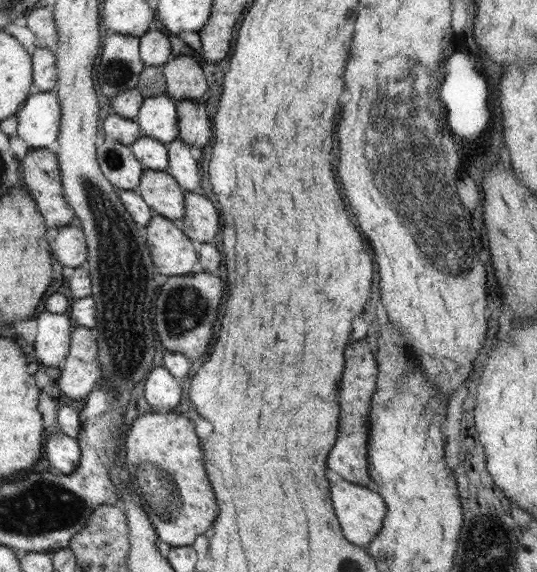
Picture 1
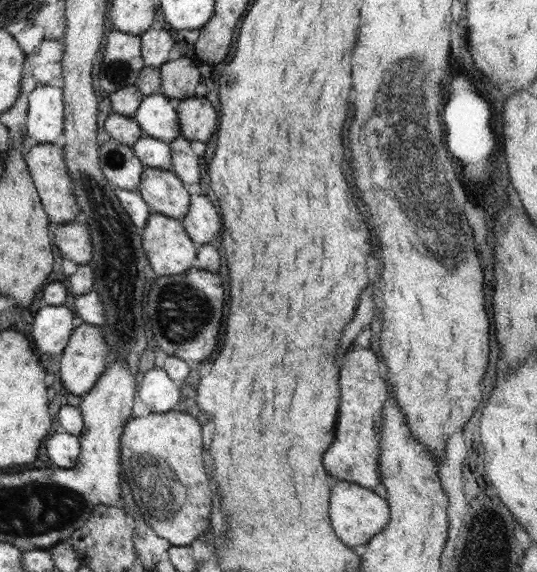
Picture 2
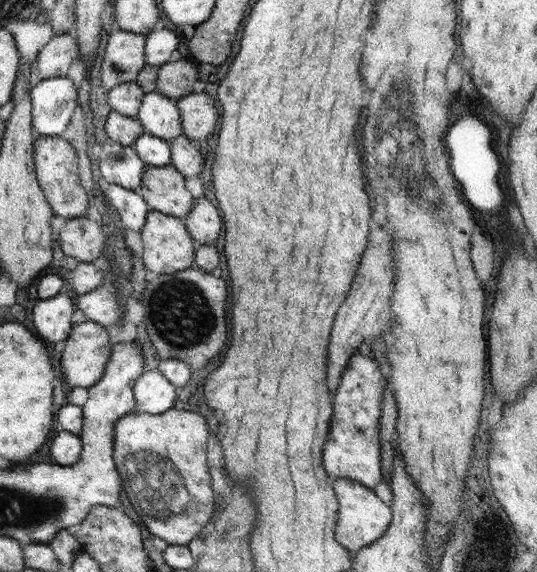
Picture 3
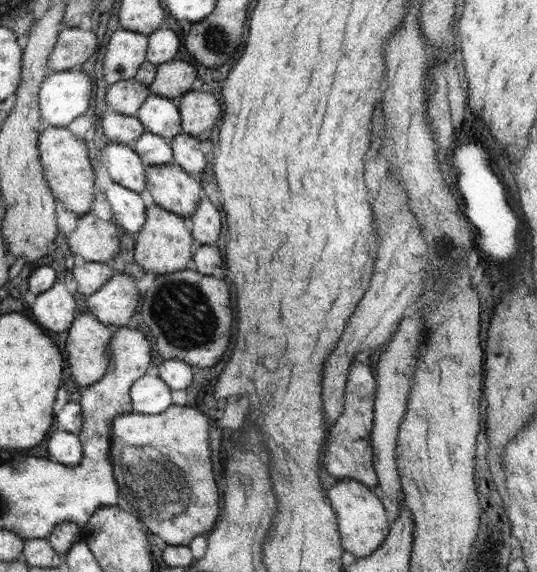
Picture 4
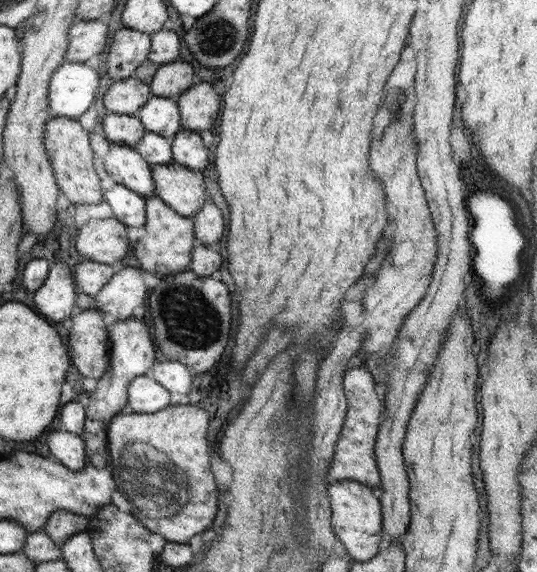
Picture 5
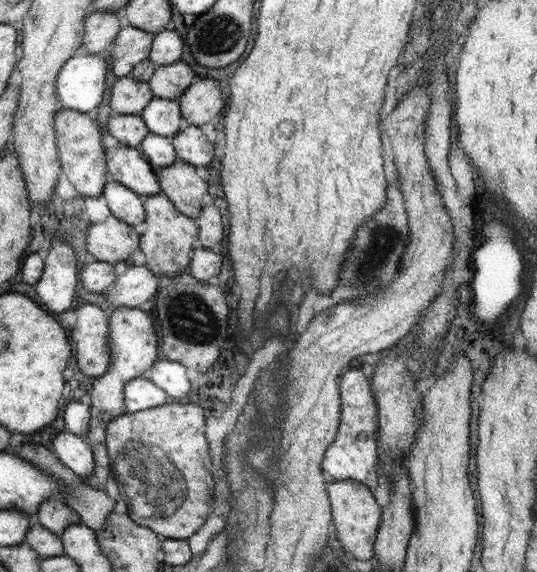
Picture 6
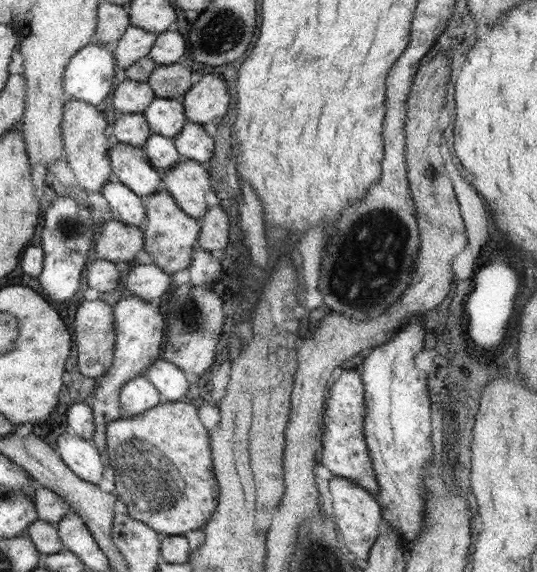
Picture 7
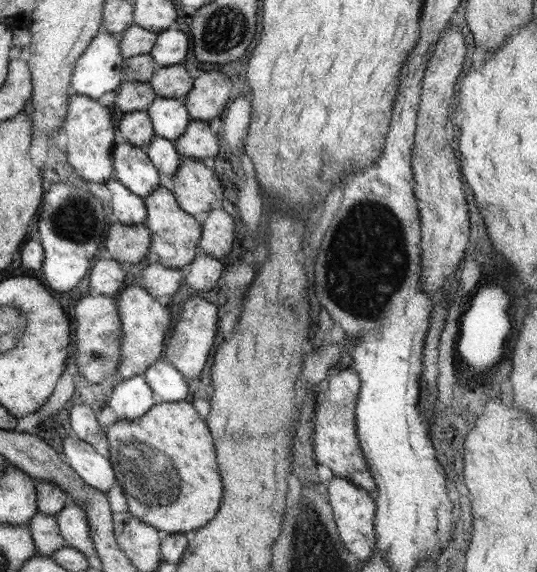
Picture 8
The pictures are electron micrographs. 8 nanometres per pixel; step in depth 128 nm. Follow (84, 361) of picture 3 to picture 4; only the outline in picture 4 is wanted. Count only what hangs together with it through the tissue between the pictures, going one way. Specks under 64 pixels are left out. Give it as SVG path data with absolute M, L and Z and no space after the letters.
M90 312L74 318L66 340L66 356L76 384L88 387L98 382L110 364L109 342L112 330Z

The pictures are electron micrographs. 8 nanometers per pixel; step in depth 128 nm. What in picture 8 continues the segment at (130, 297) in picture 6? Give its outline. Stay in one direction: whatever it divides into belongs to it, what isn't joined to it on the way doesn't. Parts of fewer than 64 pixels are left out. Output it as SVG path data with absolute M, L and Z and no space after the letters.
M156 261L142 270L140 280L142 286L158 300L161 296L174 296L184 282L181 269L168 268Z

